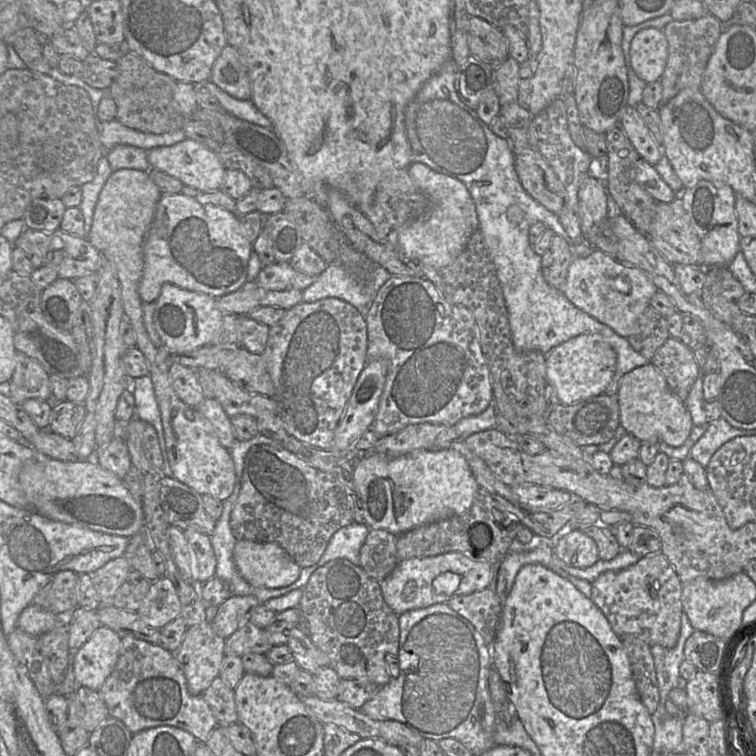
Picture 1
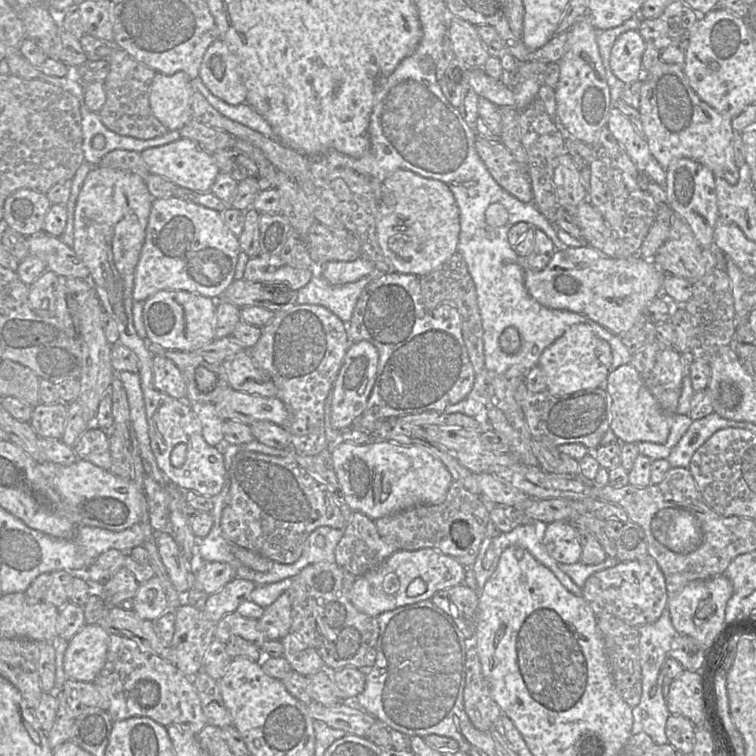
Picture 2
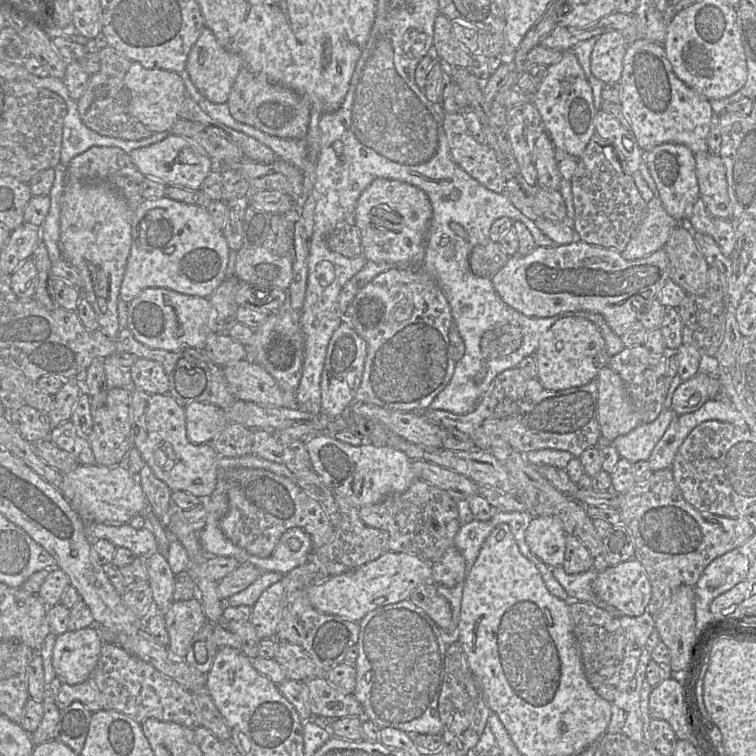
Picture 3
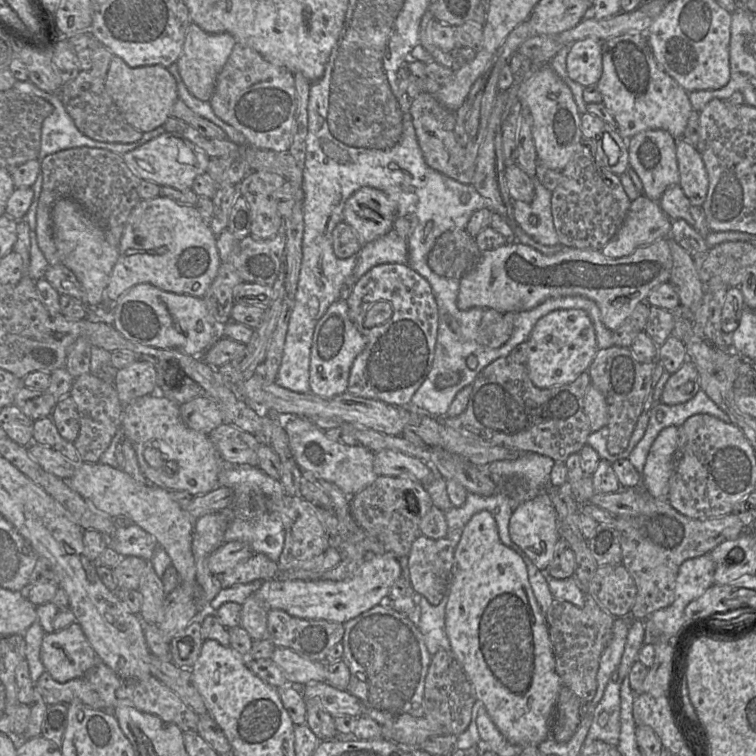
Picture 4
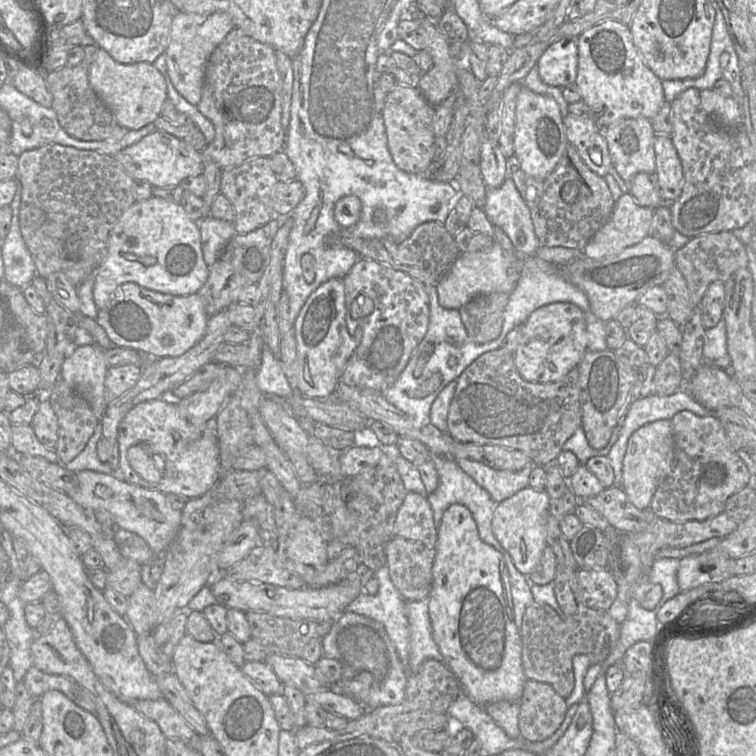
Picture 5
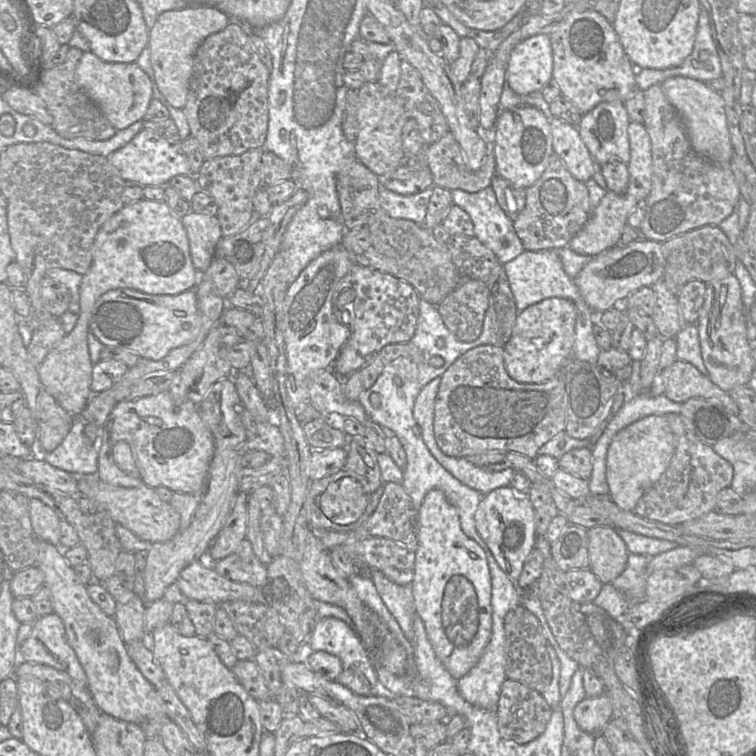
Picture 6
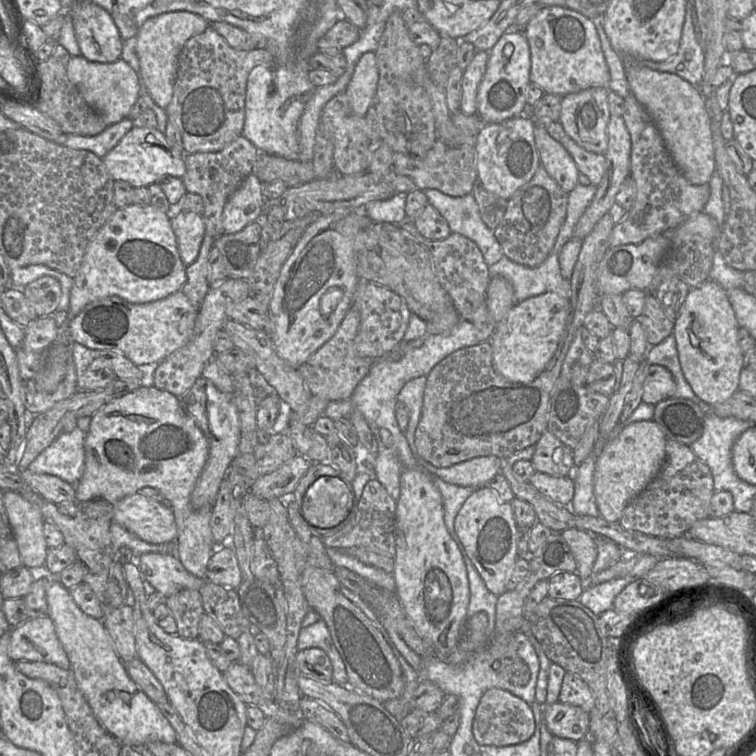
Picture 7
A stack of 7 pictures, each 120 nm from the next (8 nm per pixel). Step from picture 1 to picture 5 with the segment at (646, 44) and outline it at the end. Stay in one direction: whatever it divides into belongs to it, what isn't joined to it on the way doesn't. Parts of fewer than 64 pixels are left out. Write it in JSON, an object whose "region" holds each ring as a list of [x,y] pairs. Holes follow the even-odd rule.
{"region":[[[577,37],[551,43],[538,59],[535,67],[541,80],[553,87],[573,85],[577,76]]]}

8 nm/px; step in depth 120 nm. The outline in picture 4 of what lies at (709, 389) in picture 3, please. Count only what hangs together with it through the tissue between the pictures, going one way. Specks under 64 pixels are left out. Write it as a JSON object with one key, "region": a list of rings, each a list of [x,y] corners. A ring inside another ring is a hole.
{"region":[[[687,360],[675,373],[669,375],[661,394],[661,402],[666,405],[685,403],[699,391],[698,370]]]}

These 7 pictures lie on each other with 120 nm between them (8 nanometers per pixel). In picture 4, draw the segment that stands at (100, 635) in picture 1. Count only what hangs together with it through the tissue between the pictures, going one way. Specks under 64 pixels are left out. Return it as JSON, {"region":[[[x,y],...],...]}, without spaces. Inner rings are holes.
{"region":[[[76,622],[62,630],[46,633],[40,656],[46,672],[60,683],[85,677],[99,660]]]}

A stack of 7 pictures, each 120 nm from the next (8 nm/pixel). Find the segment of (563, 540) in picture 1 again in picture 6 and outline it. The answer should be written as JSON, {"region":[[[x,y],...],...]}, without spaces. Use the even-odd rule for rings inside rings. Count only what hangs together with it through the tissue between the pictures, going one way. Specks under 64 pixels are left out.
{"region":[[[503,487],[484,495],[475,513],[475,525],[502,571],[509,579],[517,580],[537,539],[535,511],[529,492],[525,494],[511,487]]]}

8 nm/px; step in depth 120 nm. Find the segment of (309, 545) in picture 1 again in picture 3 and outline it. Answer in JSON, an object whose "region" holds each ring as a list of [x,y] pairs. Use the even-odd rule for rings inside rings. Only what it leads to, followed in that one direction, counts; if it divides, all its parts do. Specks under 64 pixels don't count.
{"region":[[[238,465],[224,474],[228,492],[228,509],[220,519],[225,536],[249,554],[260,558],[272,555],[282,535],[292,528],[300,528],[311,540],[311,553],[322,548],[332,538],[334,526],[322,505],[303,491],[296,479],[271,471]]]}

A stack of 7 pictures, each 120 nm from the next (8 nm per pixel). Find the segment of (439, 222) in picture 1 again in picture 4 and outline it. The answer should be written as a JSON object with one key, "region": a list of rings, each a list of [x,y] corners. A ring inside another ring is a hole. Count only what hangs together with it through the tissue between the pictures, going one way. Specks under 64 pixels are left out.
{"region":[[[362,187],[346,201],[343,221],[357,234],[363,246],[386,235],[397,215],[397,204],[385,192]]]}

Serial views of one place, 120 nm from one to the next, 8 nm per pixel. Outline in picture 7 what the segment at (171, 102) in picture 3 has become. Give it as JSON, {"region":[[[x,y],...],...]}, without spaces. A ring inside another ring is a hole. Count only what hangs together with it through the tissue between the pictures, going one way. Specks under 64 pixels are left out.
{"region":[[[81,55],[71,57],[67,75],[86,103],[102,116],[107,126],[128,118],[132,106],[140,97],[138,75],[121,58],[112,63],[99,63],[91,62]]]}

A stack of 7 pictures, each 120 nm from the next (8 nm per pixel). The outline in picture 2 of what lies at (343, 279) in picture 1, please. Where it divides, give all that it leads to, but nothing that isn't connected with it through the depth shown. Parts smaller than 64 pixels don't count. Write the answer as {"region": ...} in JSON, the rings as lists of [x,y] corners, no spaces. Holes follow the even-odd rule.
{"region":[[[319,267],[312,270],[311,280],[297,290],[297,305],[314,304],[324,306],[348,323],[353,315],[358,298],[365,287],[387,272],[375,271],[361,279],[343,285],[331,285],[320,273]]]}

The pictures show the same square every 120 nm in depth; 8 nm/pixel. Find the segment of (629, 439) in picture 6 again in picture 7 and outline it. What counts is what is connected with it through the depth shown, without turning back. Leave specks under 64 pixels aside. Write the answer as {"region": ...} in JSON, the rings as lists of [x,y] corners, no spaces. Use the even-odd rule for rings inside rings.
{"region":[[[641,420],[624,426],[605,444],[594,472],[598,515],[609,522],[620,519],[626,506],[659,474],[666,460],[667,441],[657,422]]]}

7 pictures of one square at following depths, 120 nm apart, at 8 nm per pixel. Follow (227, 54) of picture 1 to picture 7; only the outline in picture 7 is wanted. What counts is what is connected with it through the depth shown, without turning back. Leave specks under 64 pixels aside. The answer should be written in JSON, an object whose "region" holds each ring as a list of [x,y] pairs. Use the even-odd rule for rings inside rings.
{"region":[[[171,11],[148,18],[136,35],[136,53],[139,59],[140,74],[152,100],[166,109],[173,96],[177,74],[178,55],[191,37],[203,33],[210,25],[204,17],[188,11]]]}

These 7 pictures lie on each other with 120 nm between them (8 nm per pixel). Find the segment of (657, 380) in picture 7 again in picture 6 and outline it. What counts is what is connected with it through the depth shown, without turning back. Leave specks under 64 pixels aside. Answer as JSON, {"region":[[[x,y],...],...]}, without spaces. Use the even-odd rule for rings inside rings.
{"region":[[[675,360],[661,372],[664,395],[674,402],[683,403],[692,398],[717,398],[733,413],[738,408],[729,392],[714,384],[705,372],[689,362]]]}

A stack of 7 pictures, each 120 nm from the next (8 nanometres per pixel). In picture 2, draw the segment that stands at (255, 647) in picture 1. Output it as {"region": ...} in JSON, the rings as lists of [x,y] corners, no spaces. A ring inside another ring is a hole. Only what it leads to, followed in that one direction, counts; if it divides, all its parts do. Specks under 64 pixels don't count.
{"region":[[[237,613],[225,615],[215,624],[215,639],[226,643],[231,637],[240,637],[261,650],[267,641],[260,631],[258,621],[247,619]]]}

